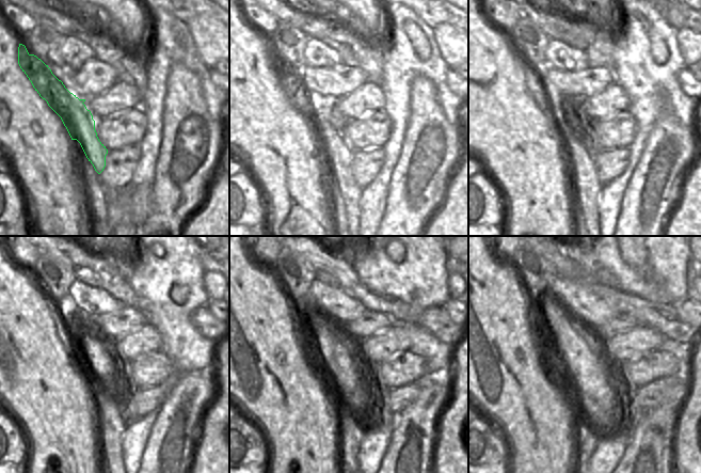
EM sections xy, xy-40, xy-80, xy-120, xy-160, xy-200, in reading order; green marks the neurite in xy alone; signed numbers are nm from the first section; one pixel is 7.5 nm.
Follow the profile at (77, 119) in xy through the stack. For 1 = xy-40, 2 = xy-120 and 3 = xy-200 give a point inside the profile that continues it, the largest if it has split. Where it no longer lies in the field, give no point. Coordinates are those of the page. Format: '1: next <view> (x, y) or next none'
1: next xy-40 (325, 122)
2: next xy-120 (111, 422)
3: next xy-200 (589, 434)

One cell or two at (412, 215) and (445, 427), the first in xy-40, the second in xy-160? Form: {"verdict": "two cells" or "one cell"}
{"verdict": "two cells"}

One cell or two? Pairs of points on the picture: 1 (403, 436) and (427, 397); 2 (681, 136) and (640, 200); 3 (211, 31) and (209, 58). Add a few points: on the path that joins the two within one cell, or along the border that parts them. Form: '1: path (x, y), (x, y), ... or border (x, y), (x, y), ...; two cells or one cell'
1: path (407, 426), (426, 407); one cell
2: path (670, 152), (656, 184); one cell
3: path (211, 37), (211, 51); one cell

